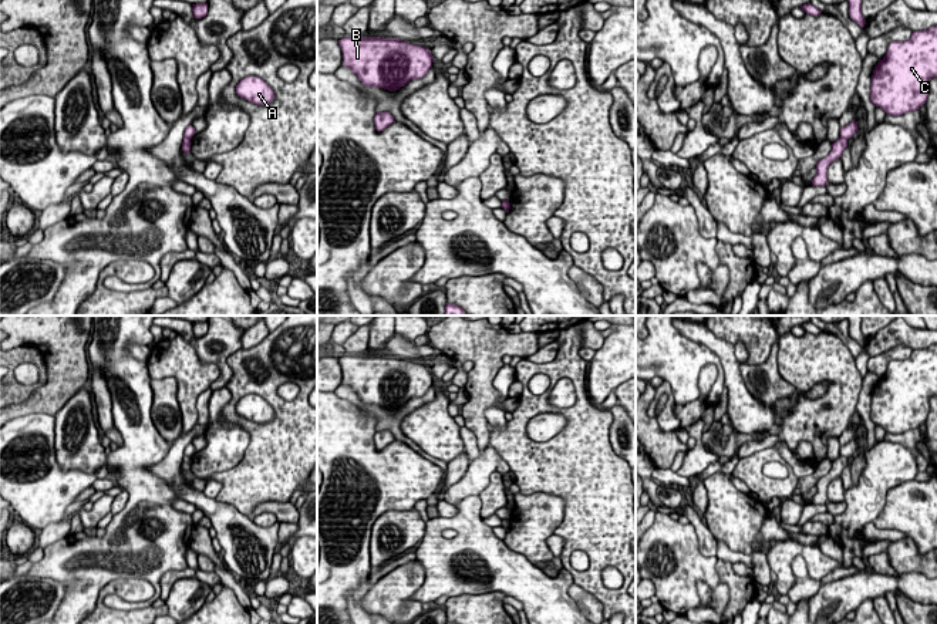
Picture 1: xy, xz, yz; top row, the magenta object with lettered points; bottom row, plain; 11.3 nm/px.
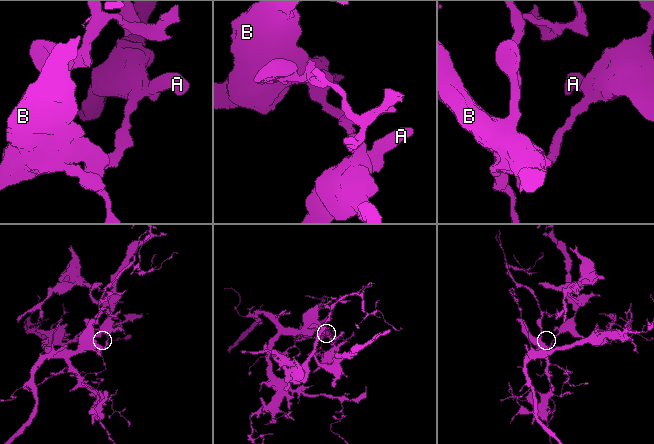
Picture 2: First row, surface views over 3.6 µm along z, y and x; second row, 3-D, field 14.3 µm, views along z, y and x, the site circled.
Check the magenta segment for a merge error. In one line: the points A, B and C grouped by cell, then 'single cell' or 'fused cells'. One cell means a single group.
A C / B | fused cells

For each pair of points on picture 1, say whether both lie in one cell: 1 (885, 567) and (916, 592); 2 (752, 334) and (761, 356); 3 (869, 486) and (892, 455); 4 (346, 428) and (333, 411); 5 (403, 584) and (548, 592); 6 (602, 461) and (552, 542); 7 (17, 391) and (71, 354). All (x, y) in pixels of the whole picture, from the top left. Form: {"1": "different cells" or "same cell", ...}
{"1": "different cells", "2": "same cell", "3": "same cell", "4": "same cell", "5": "different cells", "6": "different cells", "7": "different cells"}

